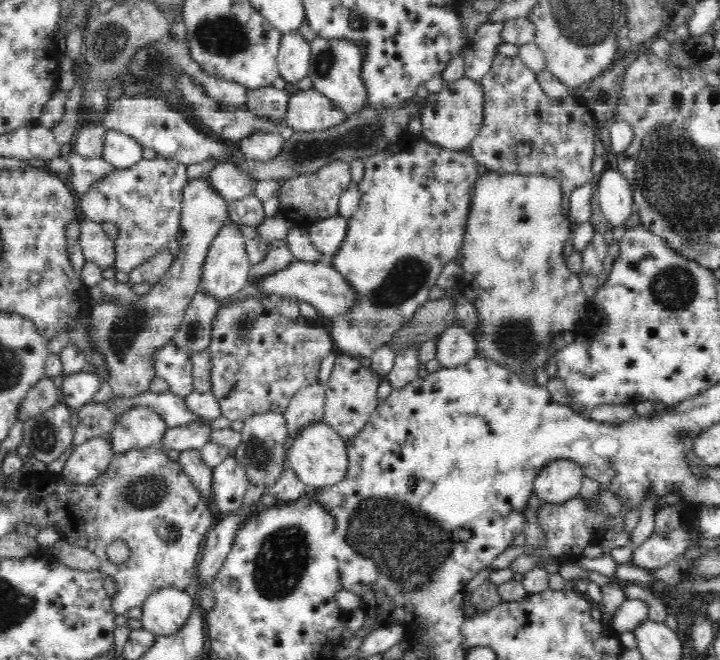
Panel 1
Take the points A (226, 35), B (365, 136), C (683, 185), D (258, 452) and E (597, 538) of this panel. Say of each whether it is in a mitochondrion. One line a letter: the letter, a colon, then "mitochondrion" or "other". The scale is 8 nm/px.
A: mitochondrion
B: mitochondrion
C: mitochondrion
D: mitochondrion
E: other

